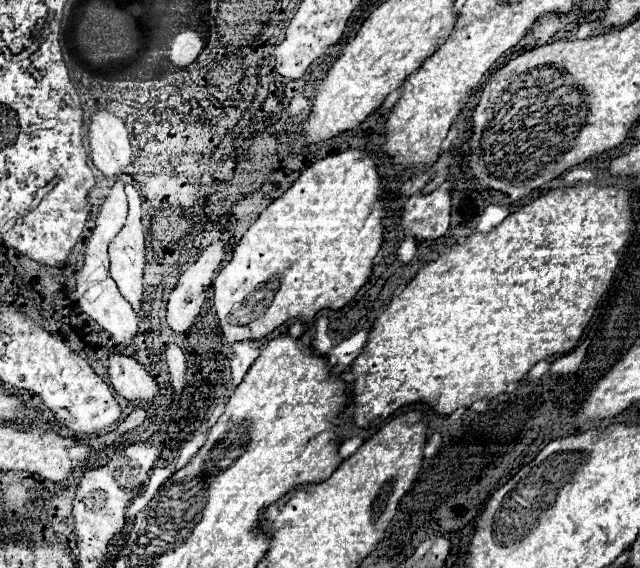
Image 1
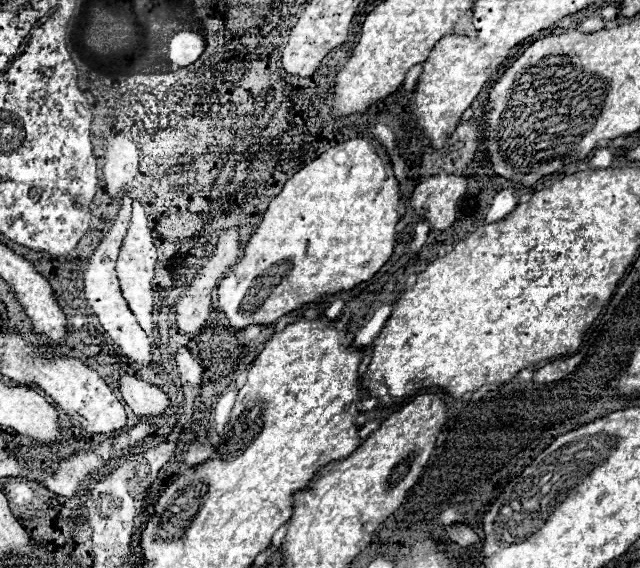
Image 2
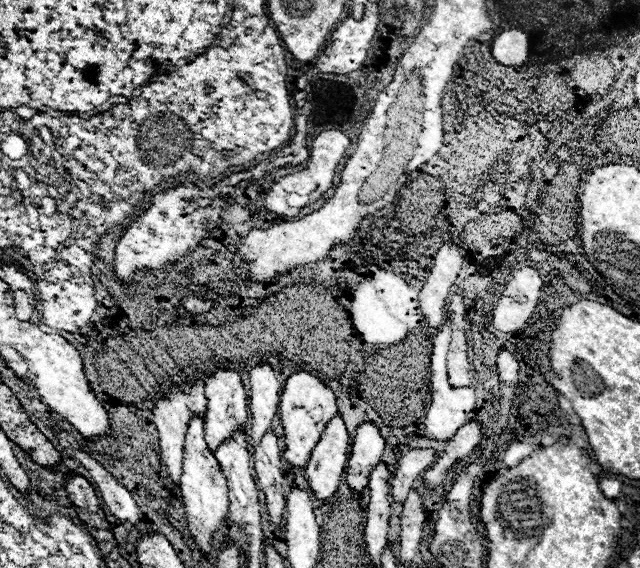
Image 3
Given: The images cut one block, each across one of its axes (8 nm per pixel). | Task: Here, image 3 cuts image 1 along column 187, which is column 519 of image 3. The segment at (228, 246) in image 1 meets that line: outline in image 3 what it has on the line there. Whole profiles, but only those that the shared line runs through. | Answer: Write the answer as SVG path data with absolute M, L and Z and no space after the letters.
M524 266L514 272L493 311L493 326L502 332L524 330L538 310L542 286L542 278L534 268Z

